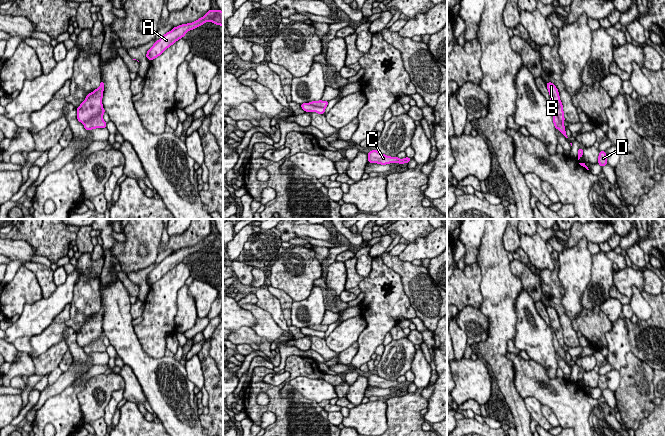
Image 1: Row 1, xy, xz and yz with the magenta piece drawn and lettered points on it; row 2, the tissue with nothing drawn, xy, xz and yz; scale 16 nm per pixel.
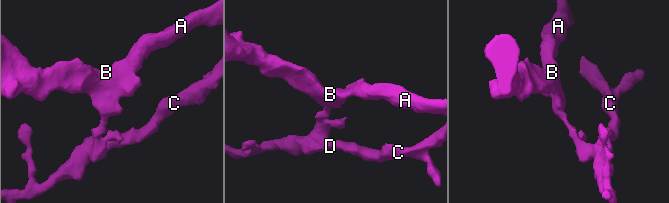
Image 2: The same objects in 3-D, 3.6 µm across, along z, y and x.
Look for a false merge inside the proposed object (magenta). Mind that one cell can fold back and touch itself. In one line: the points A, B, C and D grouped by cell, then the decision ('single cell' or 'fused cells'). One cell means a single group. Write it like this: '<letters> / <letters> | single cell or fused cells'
A B / C D | fused cells

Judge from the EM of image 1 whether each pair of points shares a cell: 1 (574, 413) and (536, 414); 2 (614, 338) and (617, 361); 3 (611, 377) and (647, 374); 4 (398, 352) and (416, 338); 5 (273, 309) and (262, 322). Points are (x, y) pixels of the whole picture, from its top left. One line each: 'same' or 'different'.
1: different
2: same
3: different
4: different
5: different

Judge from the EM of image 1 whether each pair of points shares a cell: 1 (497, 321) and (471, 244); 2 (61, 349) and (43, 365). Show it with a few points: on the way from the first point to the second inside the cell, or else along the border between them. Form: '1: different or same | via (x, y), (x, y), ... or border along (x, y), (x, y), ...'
1: different | border along (482, 239), (478, 249), (477, 263)
2: same | via (57, 352), (47, 362)

